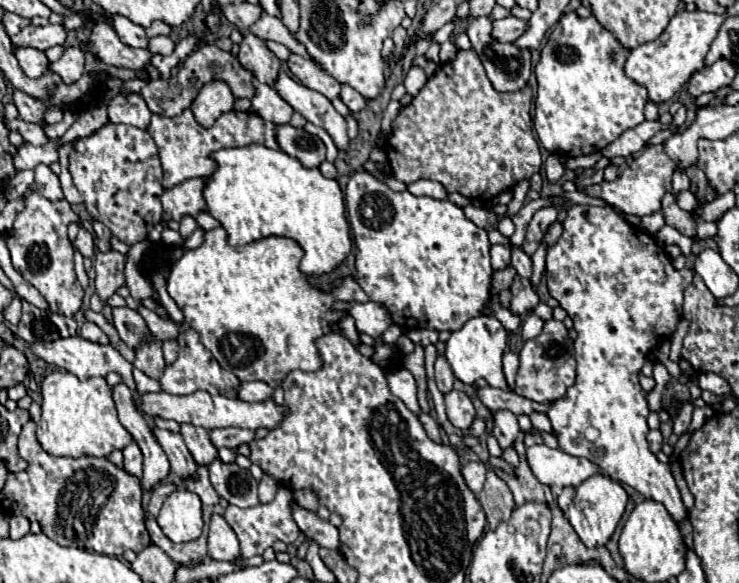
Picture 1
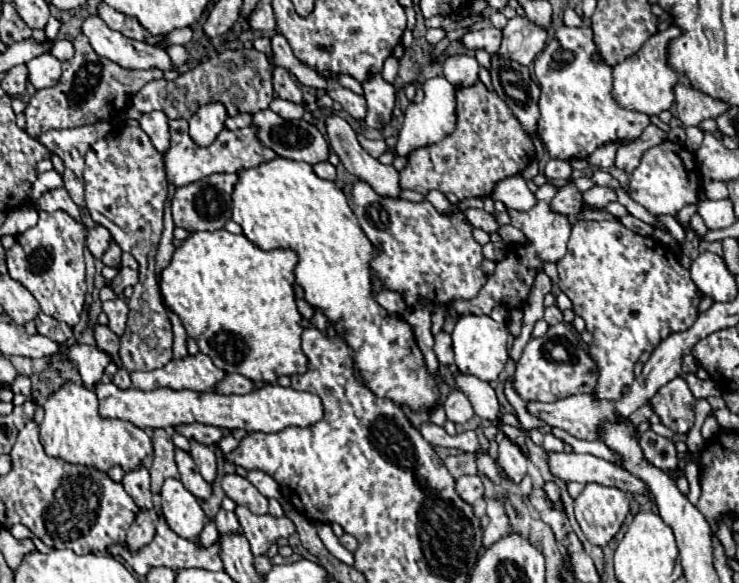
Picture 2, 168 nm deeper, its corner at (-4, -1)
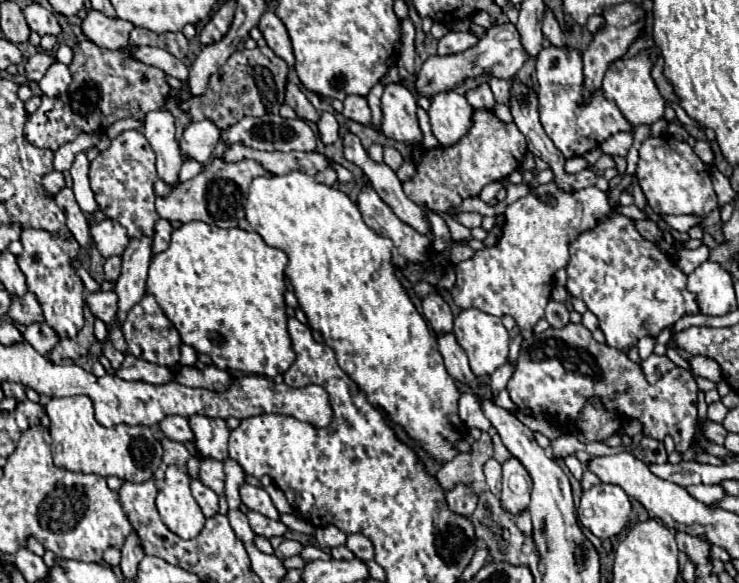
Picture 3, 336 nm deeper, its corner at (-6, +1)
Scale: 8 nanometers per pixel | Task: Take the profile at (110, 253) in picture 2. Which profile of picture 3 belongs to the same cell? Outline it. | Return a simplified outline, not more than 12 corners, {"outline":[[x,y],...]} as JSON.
{"outline":[[121,257],[105,261],[105,279],[115,283],[121,271]]}

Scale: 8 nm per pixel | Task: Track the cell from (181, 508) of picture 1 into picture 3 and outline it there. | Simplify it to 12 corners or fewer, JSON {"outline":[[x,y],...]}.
{"outline":[[167,467],[155,503],[165,527],[193,539],[205,517],[189,475]]}

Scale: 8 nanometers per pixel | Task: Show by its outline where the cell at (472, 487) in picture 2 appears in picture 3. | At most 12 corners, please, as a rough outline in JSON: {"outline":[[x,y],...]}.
{"outline":[[467,485],[447,493],[451,513],[467,515],[475,511],[477,495]]}

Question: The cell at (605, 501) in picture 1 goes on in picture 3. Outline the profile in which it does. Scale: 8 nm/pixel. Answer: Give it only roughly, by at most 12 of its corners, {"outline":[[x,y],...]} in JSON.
{"outline":[[621,487],[587,489],[577,509],[599,539],[621,533],[631,503]]}

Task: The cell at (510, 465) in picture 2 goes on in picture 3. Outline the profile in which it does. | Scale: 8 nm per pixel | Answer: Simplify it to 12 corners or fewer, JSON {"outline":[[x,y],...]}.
{"outline":[[513,457],[503,465],[501,507],[527,509],[531,477]]}

